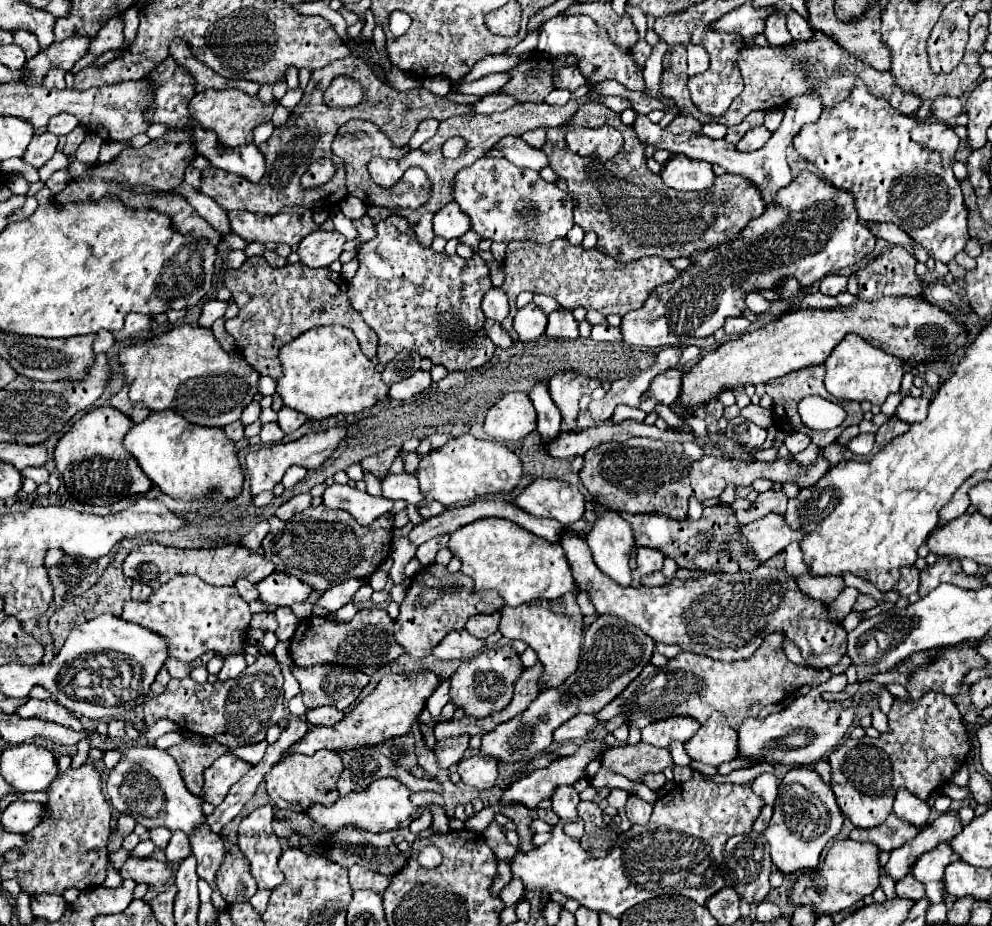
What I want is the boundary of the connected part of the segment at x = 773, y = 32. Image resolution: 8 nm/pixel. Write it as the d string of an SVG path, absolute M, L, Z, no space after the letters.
M774 12L772 16L768 16L764 36L768 38L768 44L772 46L786 46L792 42L792 36L786 28L786 16L782 12Z

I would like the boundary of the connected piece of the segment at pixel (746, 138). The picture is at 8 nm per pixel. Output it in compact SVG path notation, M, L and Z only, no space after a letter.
M762 124L762 126L756 126L756 128L750 128L750 130L742 136L742 140L736 144L736 148L742 150L742 152L758 150L758 148L762 148L762 146L766 144L768 136L772 136L772 134L768 132L768 128L766 128L764 124Z

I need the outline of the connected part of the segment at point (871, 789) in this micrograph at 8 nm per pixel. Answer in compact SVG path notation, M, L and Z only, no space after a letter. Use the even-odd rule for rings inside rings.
M940 692L926 694L914 702L902 702L902 700L894 698L894 704L888 714L888 724L890 724L890 730L882 732L880 738L876 738L876 740L872 740L868 736L848 738L842 746L834 748L828 758L828 762L832 766L832 790L836 794L838 806L856 828L880 826L890 816L892 802L900 788L910 790L920 800L926 800L932 792L936 792L938 788L942 788L944 784L950 782L954 772L958 772L964 766L966 756L972 748L966 726L962 722L962 716L960 716L956 704L950 700L950 696L940 694Z

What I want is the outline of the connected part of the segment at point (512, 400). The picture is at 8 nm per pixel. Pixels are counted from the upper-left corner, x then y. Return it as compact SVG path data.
M512 392L496 402L484 420L484 432L502 442L518 442L536 428L536 412L530 398Z

